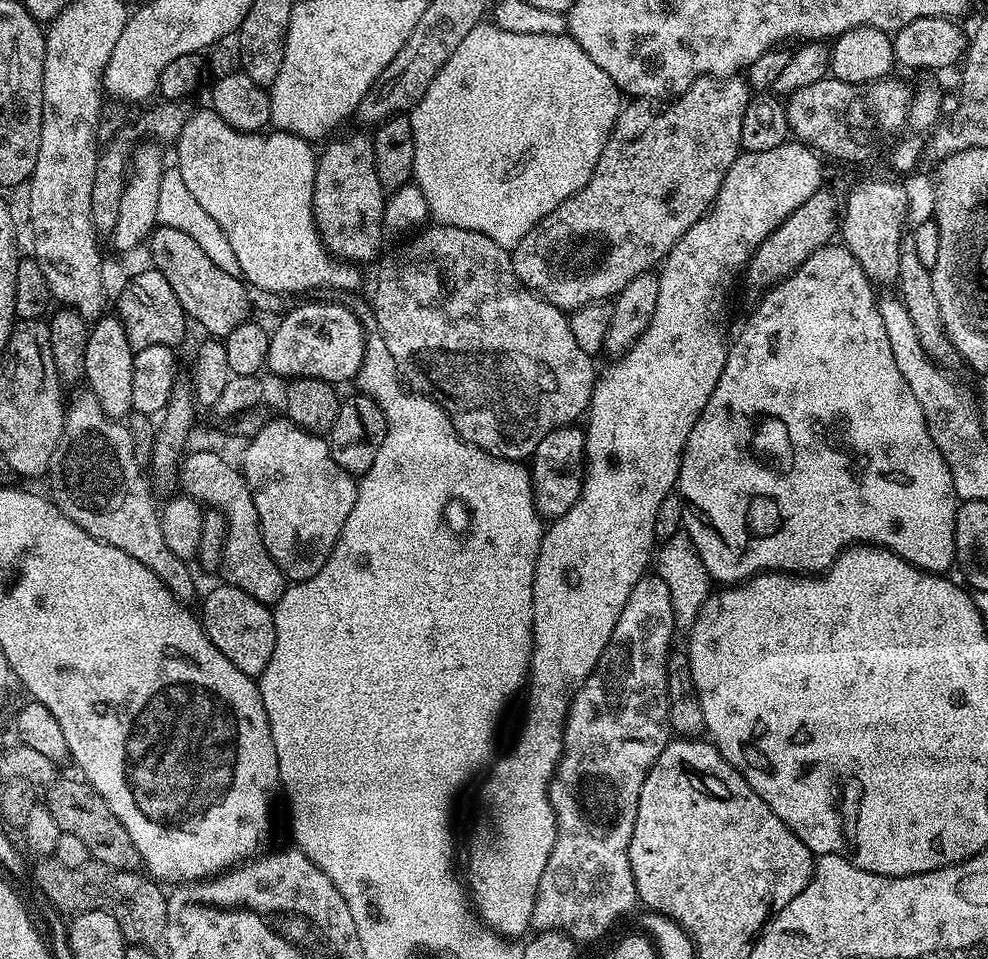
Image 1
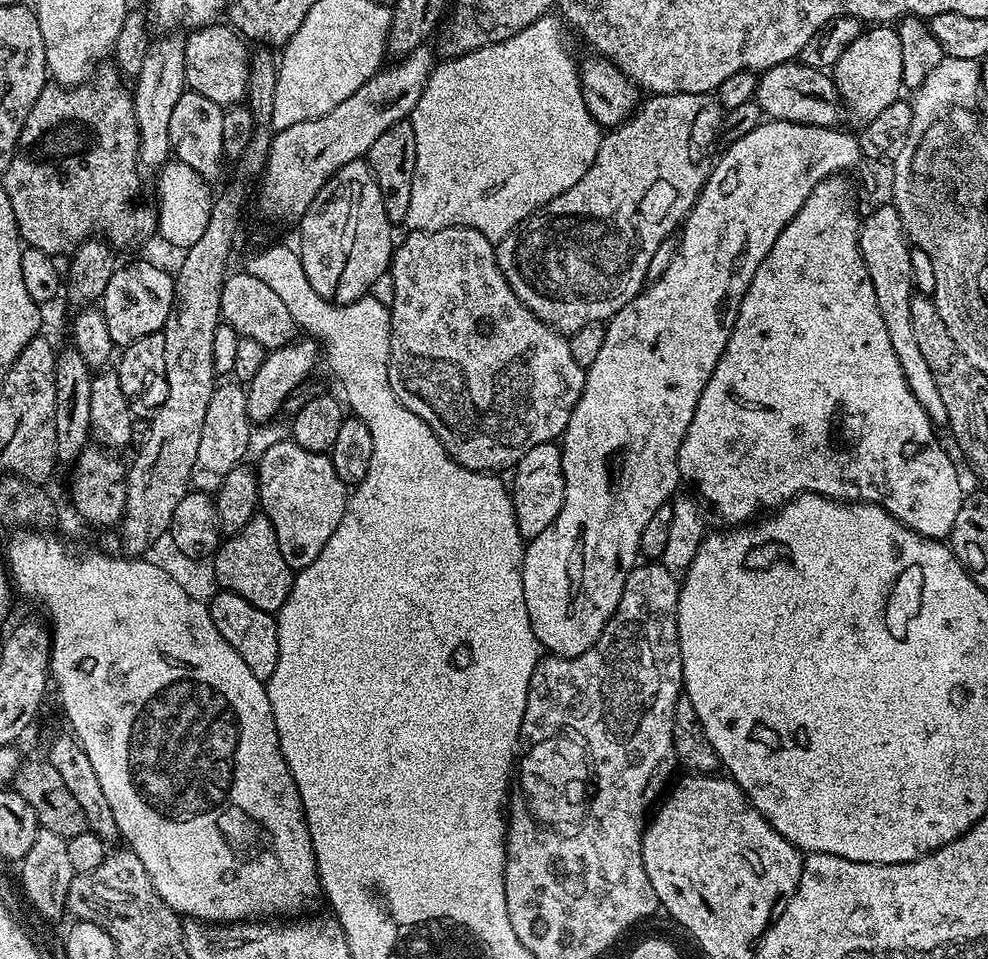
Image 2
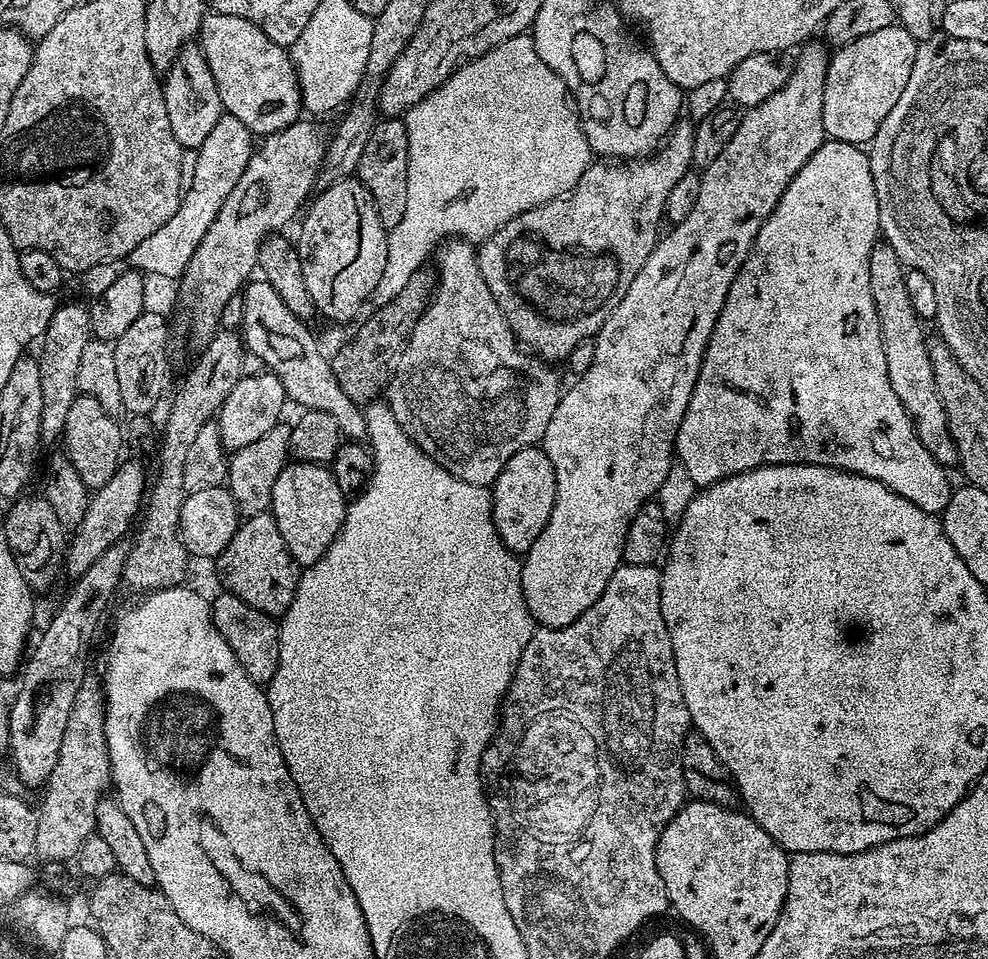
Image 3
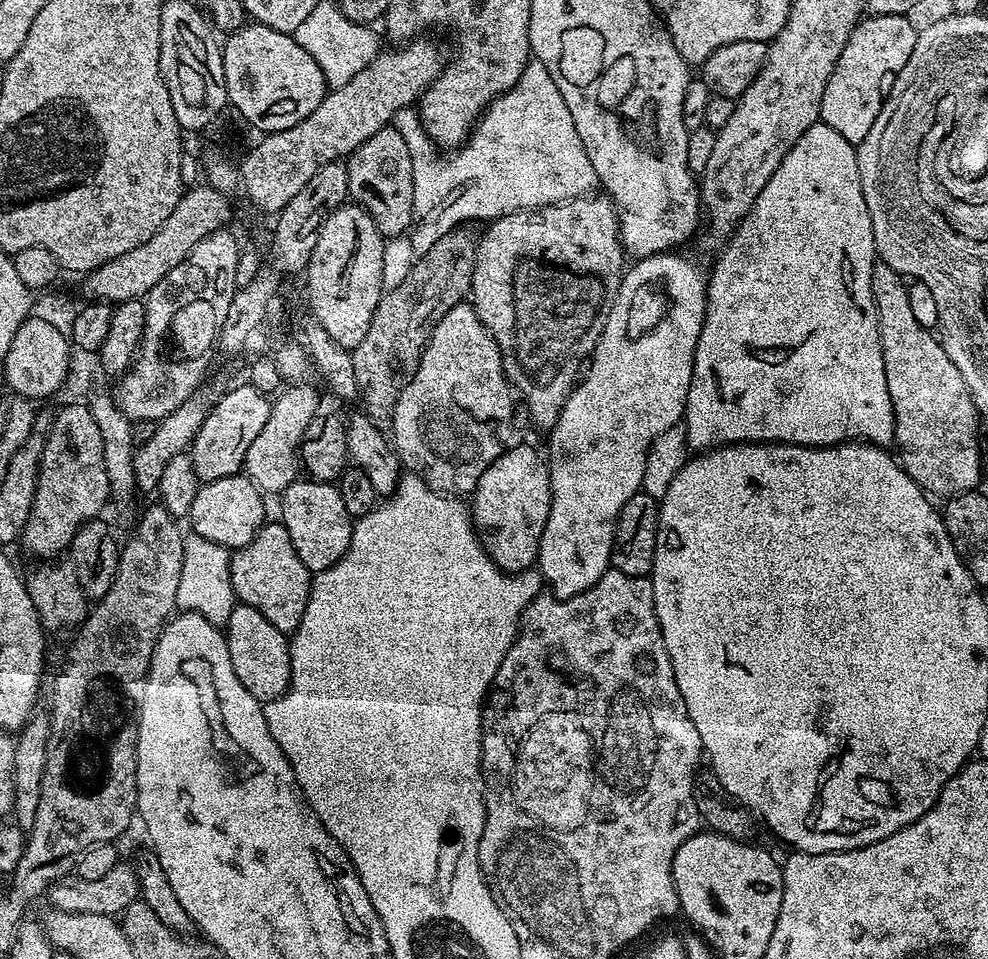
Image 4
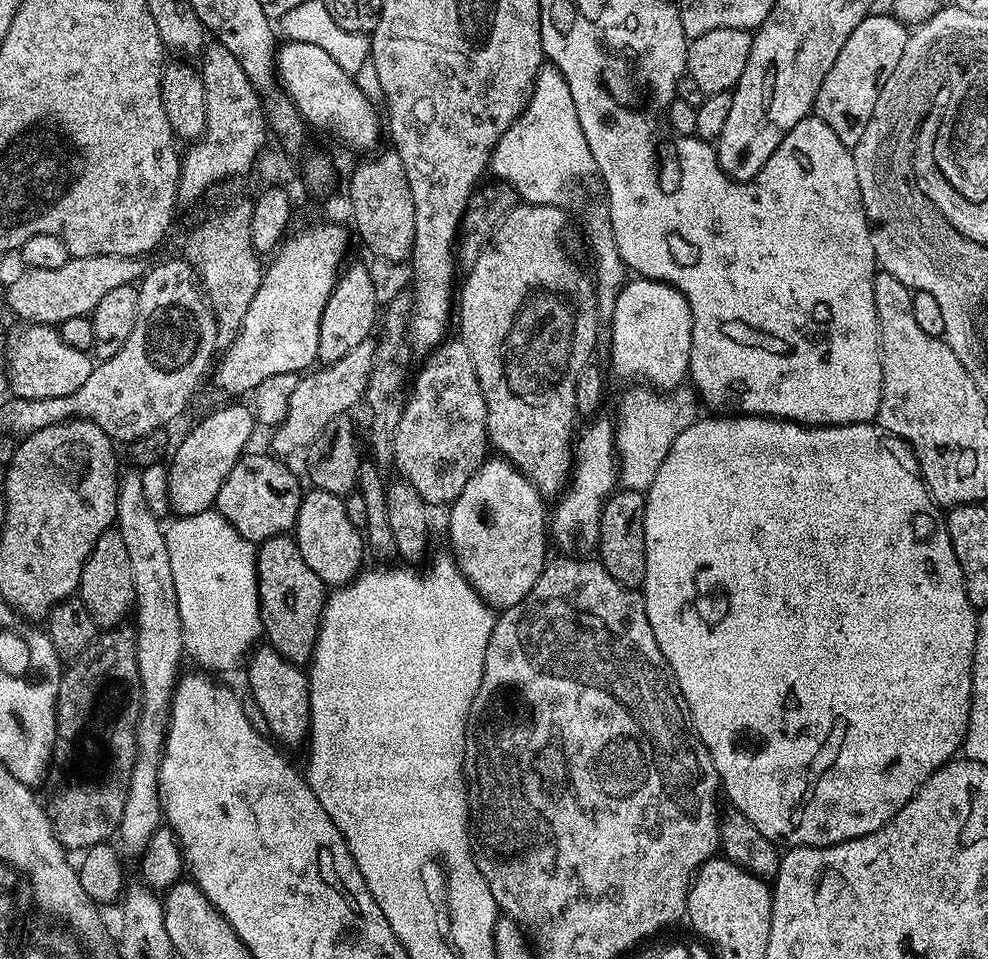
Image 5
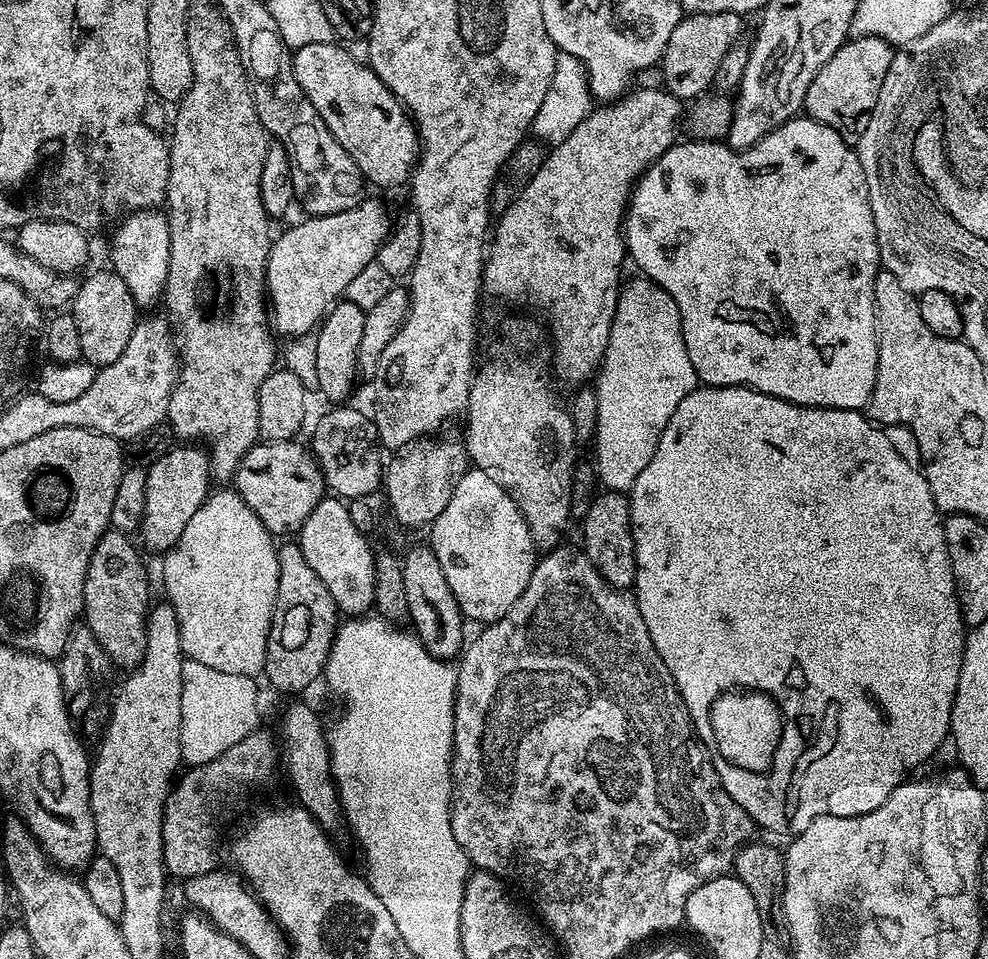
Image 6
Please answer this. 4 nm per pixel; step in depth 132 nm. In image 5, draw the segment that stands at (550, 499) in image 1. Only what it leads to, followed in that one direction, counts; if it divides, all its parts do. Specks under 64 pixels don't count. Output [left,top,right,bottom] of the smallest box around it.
[448,458,550,610]

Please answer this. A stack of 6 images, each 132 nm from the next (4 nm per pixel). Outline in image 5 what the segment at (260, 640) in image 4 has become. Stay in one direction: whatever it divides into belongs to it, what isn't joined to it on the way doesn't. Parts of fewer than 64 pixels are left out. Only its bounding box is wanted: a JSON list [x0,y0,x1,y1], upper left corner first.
[247,646,310,745]

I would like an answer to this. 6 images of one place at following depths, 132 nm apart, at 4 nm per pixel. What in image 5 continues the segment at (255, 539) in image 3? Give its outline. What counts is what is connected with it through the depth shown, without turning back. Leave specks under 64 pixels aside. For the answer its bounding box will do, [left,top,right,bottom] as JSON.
[256,534,326,665]

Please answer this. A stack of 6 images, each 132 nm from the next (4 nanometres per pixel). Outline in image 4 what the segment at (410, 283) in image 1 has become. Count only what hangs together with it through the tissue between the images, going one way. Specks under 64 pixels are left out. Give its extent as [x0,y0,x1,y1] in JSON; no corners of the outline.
[390,302,522,494]

